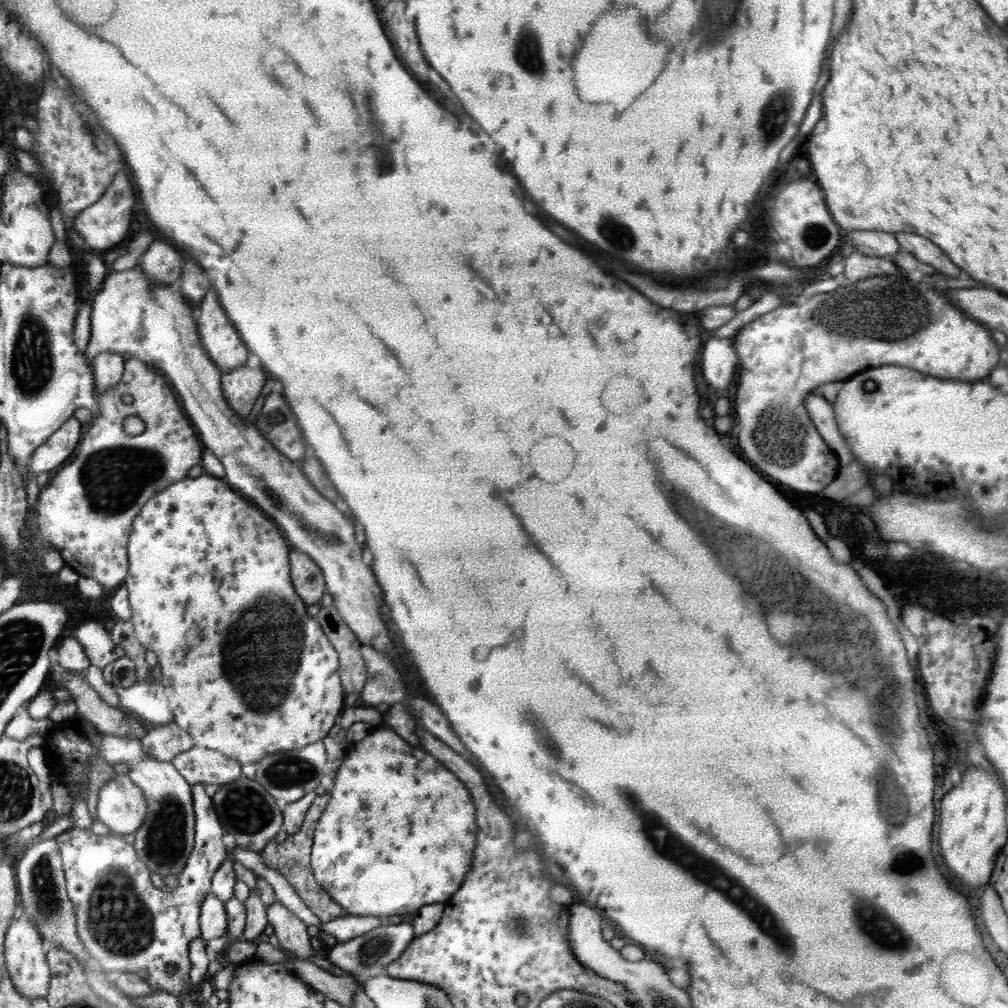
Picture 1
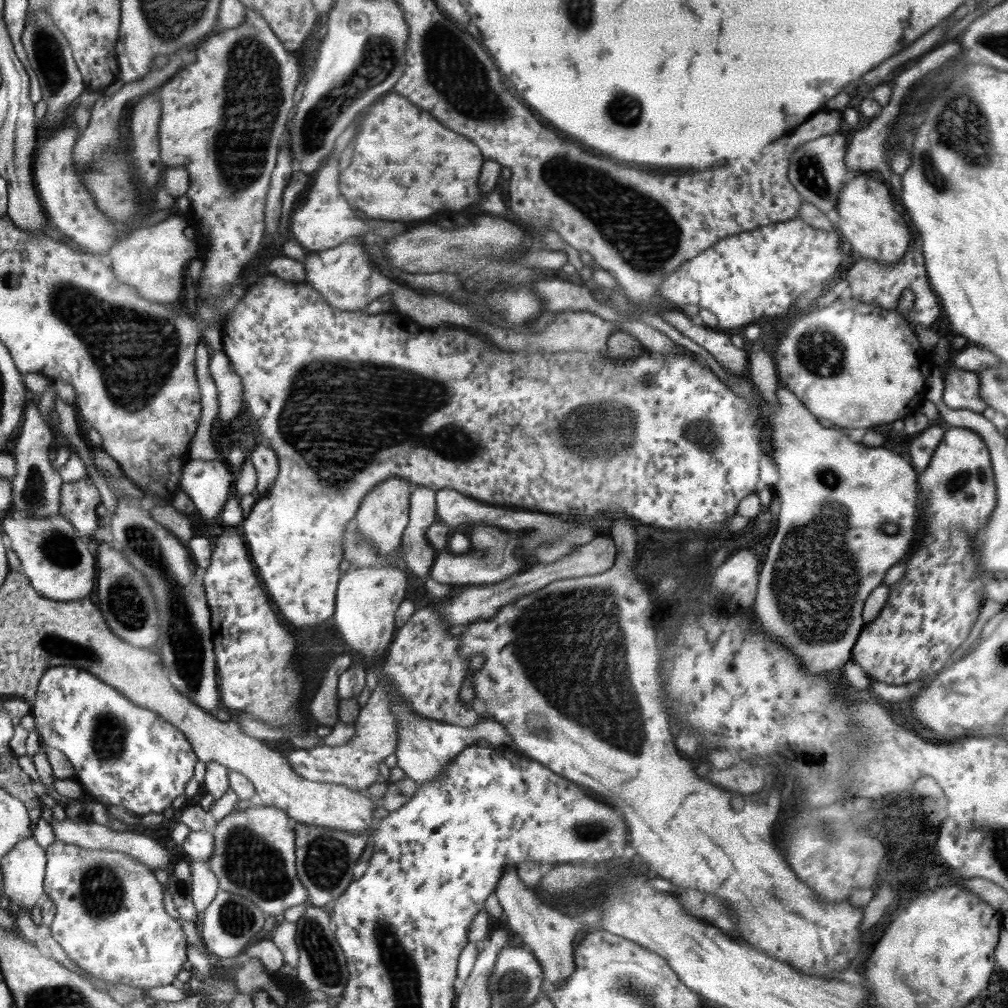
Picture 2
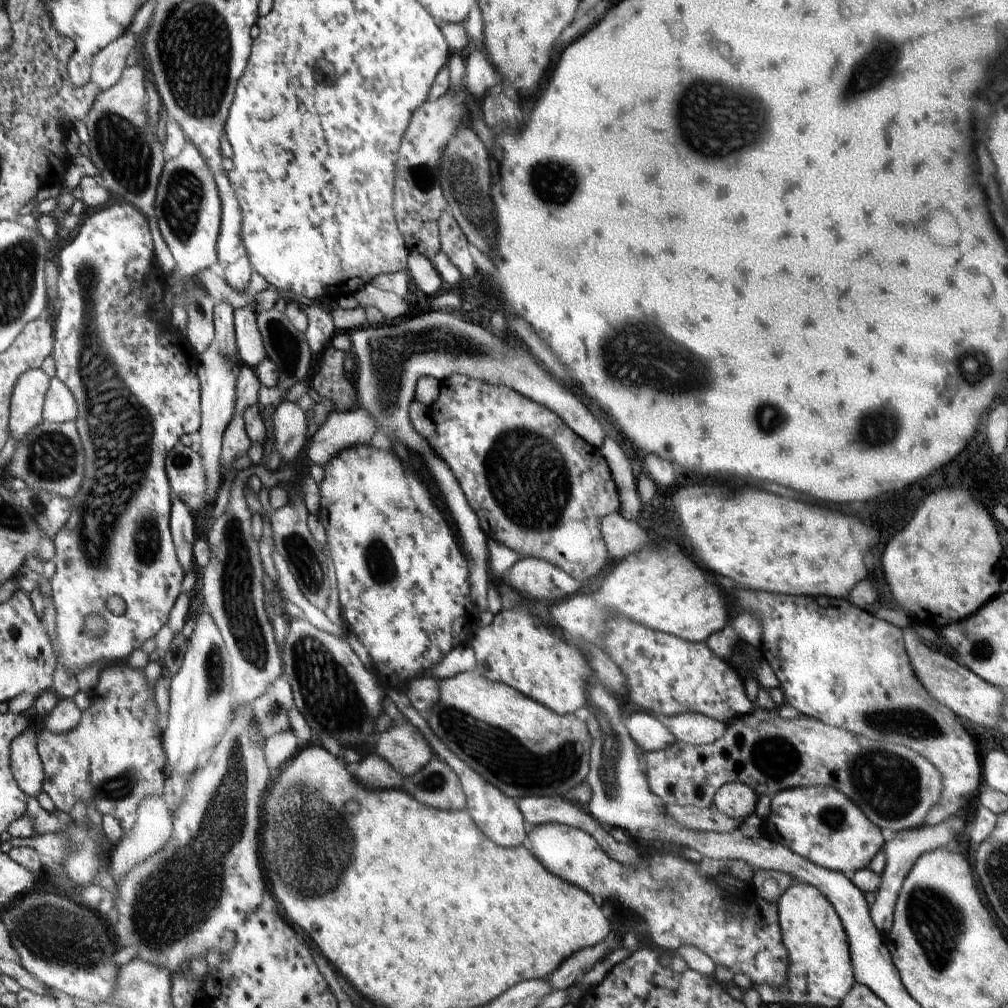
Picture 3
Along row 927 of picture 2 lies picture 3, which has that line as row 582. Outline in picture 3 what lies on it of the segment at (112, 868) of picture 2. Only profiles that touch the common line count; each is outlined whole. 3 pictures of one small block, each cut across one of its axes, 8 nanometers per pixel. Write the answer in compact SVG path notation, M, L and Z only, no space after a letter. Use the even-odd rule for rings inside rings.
M130 203L112 204L106 206L102 210L96 210L94 214L90 214L78 234L70 244L67 244L60 250L58 256L59 275L56 283L56 300L50 302L50 308L53 309L51 315L51 323L53 326L53 352L51 358L55 363L55 372L57 380L60 380L70 392L74 394L77 404L78 416L75 420L75 425L78 434L84 446L85 463L84 463L84 478L80 484L80 490L74 498L70 499L72 510L68 521L64 527L52 538L52 543L55 547L54 565L55 574L50 580L51 598L56 612L55 619L55 639L51 642L51 646L56 656L58 665L61 665L67 674L75 676L80 670L98 664L98 662L115 661L124 662L128 655L132 654L134 650L142 648L146 640L154 638L156 633L167 624L170 611L182 590L182 580L185 576L180 562L176 556L175 546L172 540L170 530L170 512L172 506L172 489L168 480L165 458L166 453L179 443L182 434L197 435L197 430L201 425L201 388L197 377L197 368L199 366L199 354L194 348L189 346L176 346L176 344L188 344L186 336L180 334L178 330L170 330L170 326L160 328L160 323L154 322L146 311L152 307L150 303L143 298L143 289L146 286L150 270L156 268L158 264L154 254L152 237L146 221L139 209ZM134 307L136 313L130 310ZM183 335L183 336L182 336ZM110 595L120 596L126 604L126 609L122 615L114 615L108 608L106 608L106 600ZM93 612L101 612L106 620L106 632L100 638L94 638L86 632L84 628L84 620Z

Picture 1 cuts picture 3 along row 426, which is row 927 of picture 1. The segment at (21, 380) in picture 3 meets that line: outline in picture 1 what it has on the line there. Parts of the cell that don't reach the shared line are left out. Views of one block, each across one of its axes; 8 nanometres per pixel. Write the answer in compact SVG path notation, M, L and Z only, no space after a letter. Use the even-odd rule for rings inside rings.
M25 916L18 920L12 920L5 934L5 965L12 979L12 985L14 985L14 989L18 990L18 993L30 999L46 998L48 995L51 972L47 954L44 953L44 948L42 947L42 941L43 938L38 929Z

